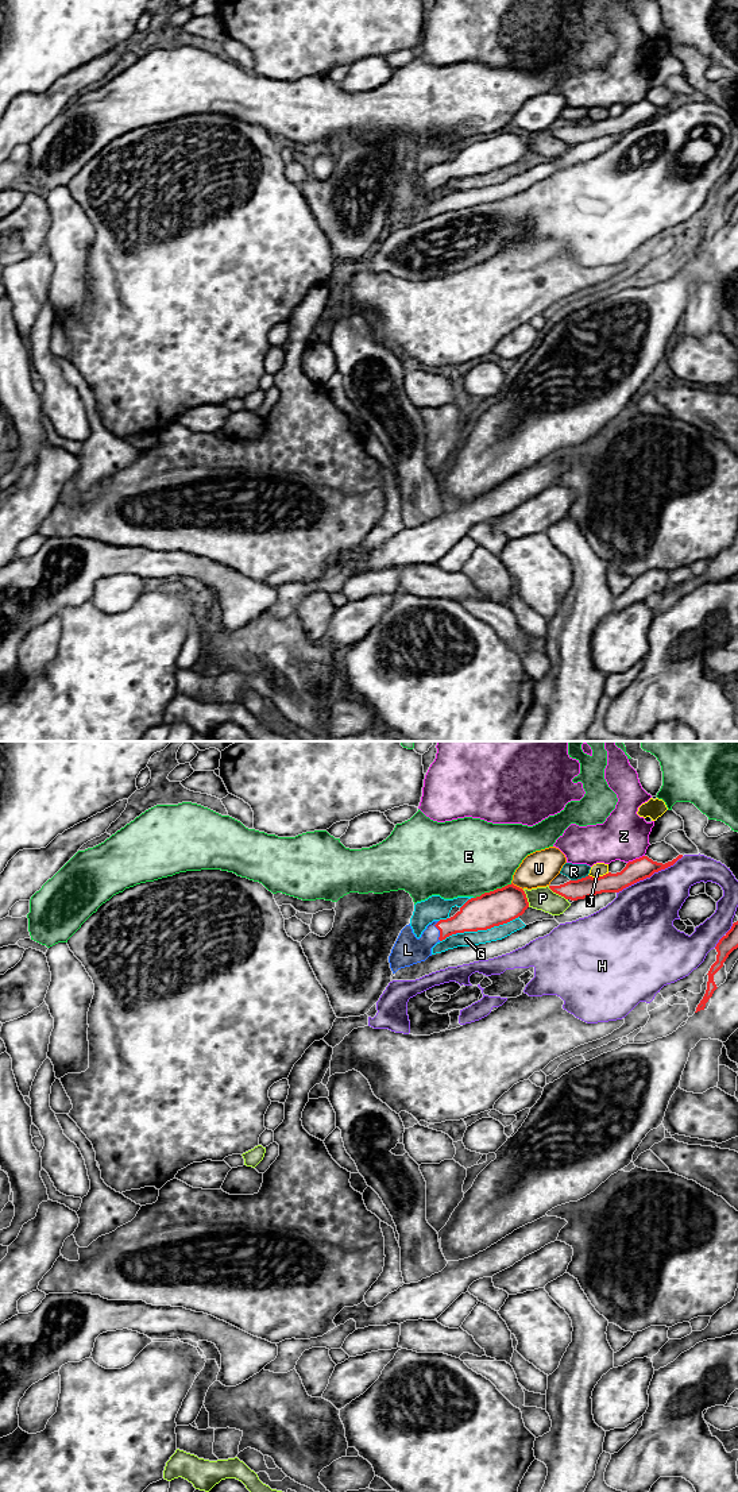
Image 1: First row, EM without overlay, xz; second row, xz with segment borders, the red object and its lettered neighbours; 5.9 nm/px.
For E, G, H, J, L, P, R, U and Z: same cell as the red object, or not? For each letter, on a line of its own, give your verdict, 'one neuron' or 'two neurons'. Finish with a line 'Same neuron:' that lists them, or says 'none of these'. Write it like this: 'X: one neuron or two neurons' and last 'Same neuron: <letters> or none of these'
E: two neurons
G: two neurons
H: two neurons
J: two neurons
L: one neuron
P: two neurons
R: two neurons
U: two neurons
Z: two neurons
Same neuron: L

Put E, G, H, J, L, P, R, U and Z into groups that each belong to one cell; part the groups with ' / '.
E / G / H / J / L / P / R / U / Z

